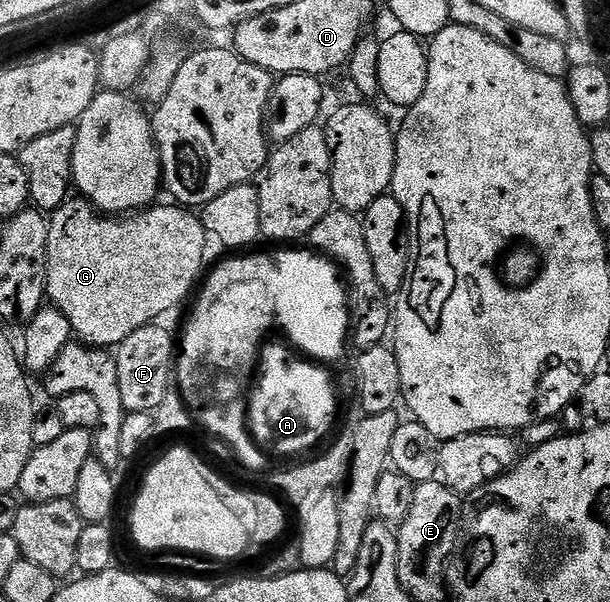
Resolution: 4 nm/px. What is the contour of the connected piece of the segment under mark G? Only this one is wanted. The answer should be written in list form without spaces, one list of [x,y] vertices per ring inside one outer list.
[[[73,197],[70,198],[68,203],[64,203],[59,210],[52,212],[49,219],[49,232],[47,233],[47,281],[45,282],[45,293],[48,302],[52,306],[58,307],[63,313],[63,317],[67,317],[67,321],[71,323],[74,336],[82,344],[88,345],[93,349],[116,349],[124,339],[131,337],[131,333],[135,333],[135,329],[143,329],[164,320],[161,318],[168,311],[175,310],[189,294],[191,294],[190,296],[194,294],[195,288],[206,270],[205,243],[207,244],[207,236],[205,226],[203,226],[200,218],[192,210],[180,205],[161,206],[154,205],[140,213],[130,214],[128,217],[103,217],[102,212],[98,211],[88,200]]]

